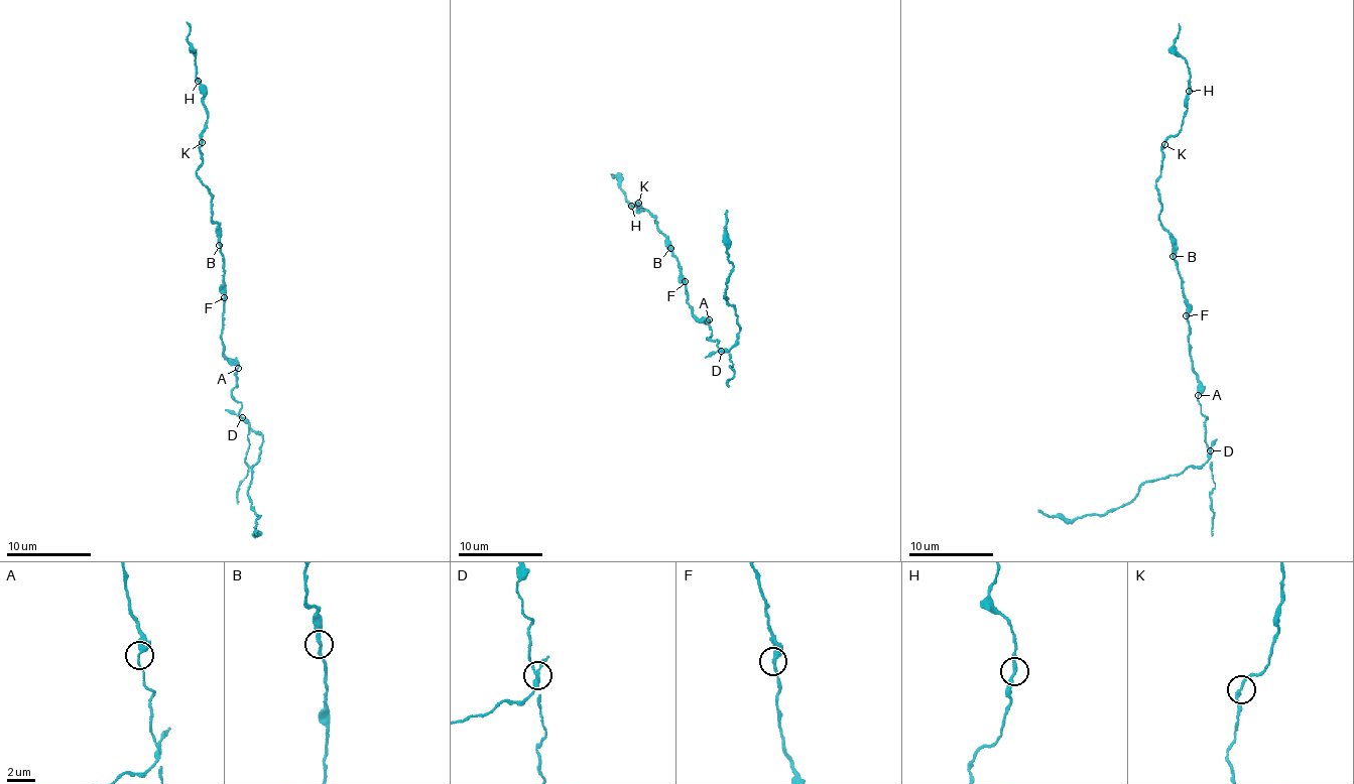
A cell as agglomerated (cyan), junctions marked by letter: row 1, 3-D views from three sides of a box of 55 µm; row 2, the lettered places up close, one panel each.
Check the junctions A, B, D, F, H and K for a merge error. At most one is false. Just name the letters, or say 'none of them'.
D

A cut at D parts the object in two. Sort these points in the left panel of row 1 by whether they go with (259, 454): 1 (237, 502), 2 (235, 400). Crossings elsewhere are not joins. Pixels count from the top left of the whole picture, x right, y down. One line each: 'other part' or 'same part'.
1: other part
2: other part

